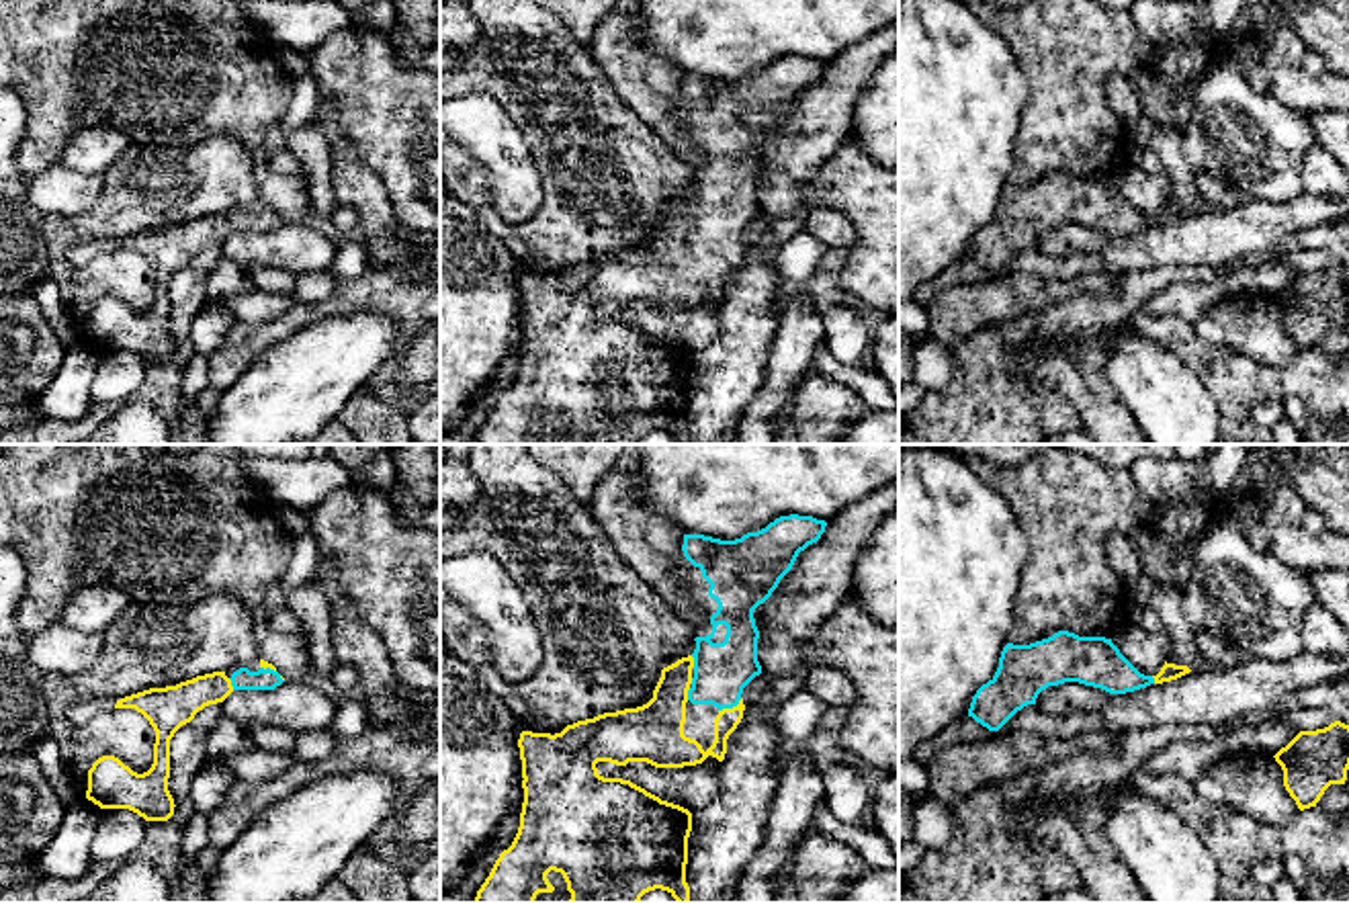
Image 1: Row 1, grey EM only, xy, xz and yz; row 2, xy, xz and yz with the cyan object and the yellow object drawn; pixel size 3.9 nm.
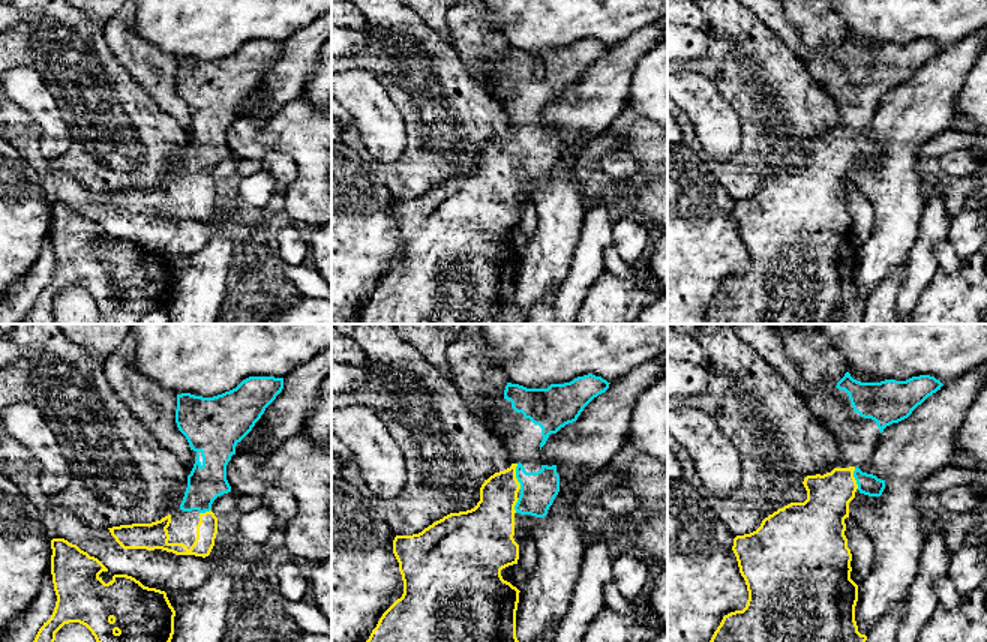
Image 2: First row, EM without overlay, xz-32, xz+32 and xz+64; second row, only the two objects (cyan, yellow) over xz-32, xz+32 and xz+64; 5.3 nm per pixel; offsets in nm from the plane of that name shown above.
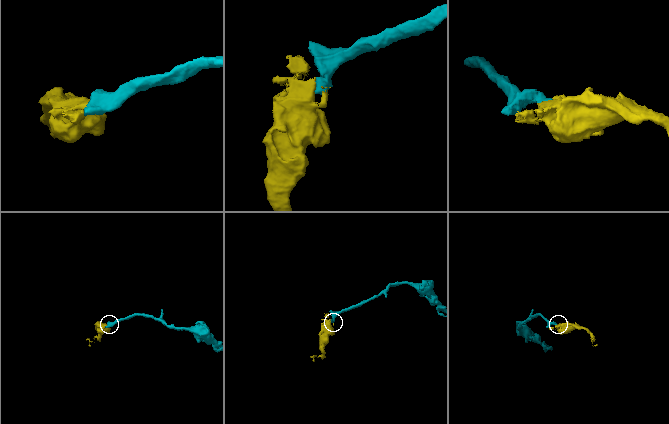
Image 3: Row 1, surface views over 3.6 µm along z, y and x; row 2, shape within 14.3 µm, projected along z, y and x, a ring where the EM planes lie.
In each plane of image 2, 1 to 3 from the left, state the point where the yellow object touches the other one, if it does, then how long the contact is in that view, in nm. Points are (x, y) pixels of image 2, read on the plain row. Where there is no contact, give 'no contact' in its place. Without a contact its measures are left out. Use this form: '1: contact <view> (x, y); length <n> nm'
1: contact xz-32 (204, 176); length 70 nm
2: contact xz+32 (516, 140); length 140 nm
3: contact xz+64 (855, 143); length 110 nm

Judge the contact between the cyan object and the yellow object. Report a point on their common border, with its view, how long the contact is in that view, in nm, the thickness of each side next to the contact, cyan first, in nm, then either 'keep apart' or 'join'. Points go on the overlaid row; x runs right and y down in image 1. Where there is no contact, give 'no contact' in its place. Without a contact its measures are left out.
meets cyan in xz at (729, 707); contact 110 nm long; 220 nm thick on the cyan side, 160 nm on the other; join

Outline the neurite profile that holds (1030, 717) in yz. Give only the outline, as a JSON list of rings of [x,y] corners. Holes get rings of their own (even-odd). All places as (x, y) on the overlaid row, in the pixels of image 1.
[[[1036,704],[1017,711],[1001,729],[1003,731],[1032,731],[1046,739],[1071,739],[1083,735],[1101,723],[1085,713],[1071,717],[1046,715]]]

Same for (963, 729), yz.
[[[968,715],[964,719],[956,719],[950,723],[942,733],[935,737],[923,741],[915,754],[913,760],[927,764],[938,751],[960,743],[960,741],[970,741],[970,739],[985,739],[991,737],[987,729],[981,729]]]

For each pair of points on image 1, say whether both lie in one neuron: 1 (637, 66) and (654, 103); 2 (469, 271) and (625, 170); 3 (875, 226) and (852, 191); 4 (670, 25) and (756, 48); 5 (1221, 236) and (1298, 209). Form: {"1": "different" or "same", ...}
{"1": "same", "2": "different", "3": "same", "4": "same", "5": "same"}

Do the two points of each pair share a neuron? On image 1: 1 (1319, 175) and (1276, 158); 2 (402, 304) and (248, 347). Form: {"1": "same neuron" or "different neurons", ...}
{"1": "different neurons", "2": "same neuron"}

